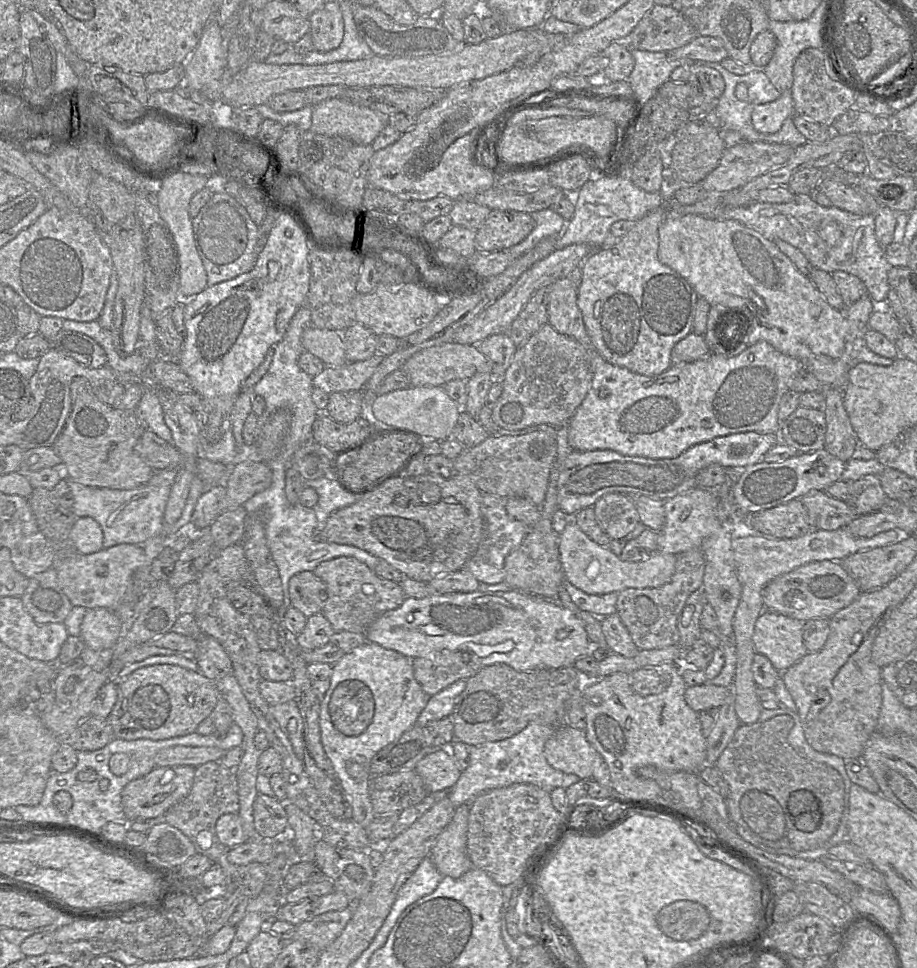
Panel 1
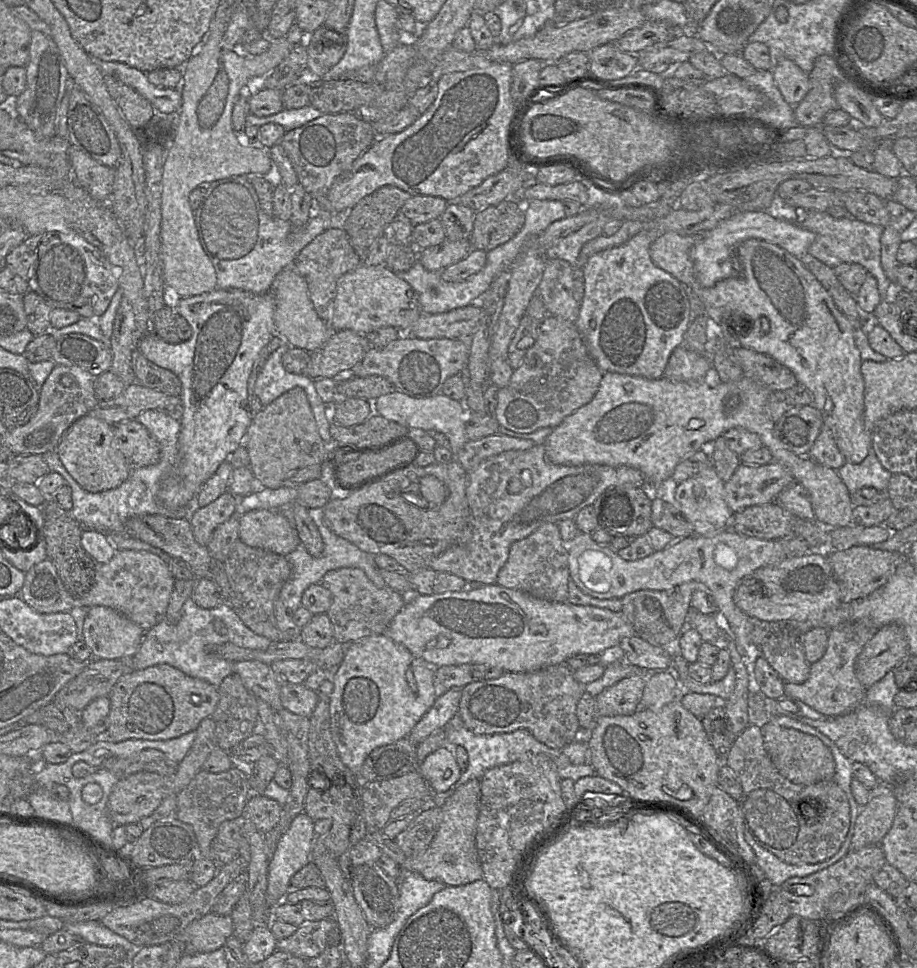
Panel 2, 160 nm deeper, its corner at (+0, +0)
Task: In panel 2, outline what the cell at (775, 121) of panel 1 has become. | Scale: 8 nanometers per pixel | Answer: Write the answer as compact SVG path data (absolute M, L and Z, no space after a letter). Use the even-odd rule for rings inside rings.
M781 59L771 72L783 99L789 105L796 106L808 93L809 73L804 72L792 60Z

